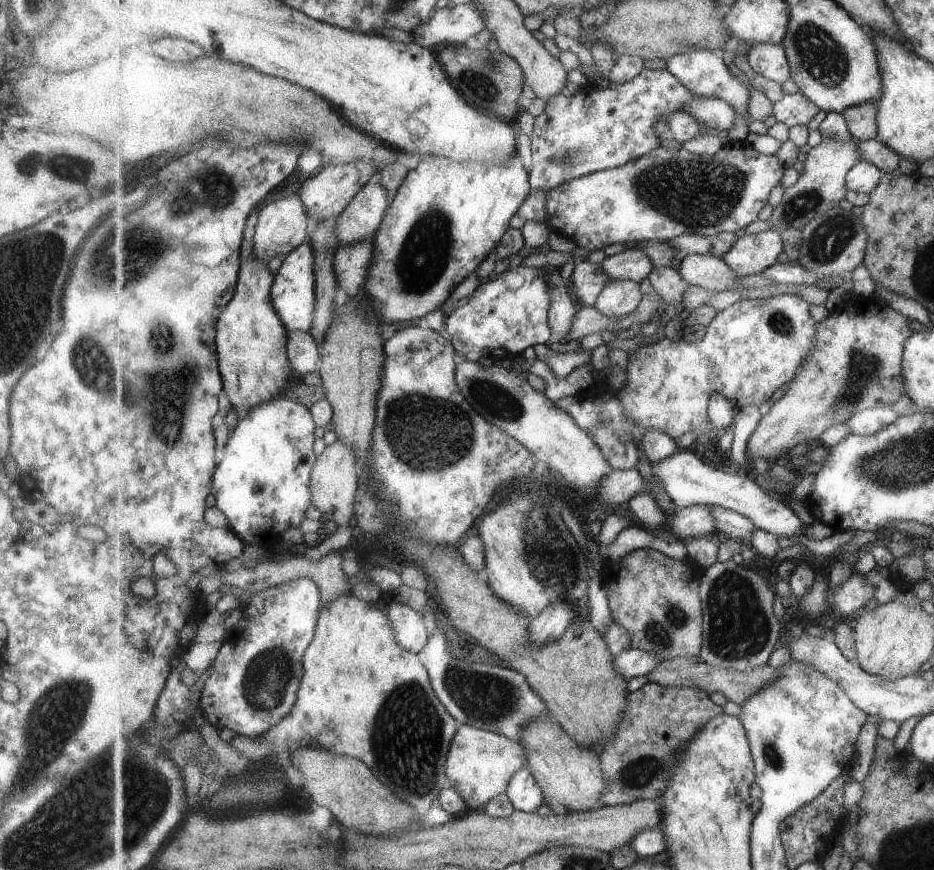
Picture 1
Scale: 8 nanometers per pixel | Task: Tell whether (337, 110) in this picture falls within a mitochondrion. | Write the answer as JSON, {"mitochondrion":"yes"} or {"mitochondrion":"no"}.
{"mitochondrion":"no"}

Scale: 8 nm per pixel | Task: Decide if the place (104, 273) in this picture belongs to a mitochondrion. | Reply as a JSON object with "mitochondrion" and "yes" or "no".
{"mitochondrion":"yes"}

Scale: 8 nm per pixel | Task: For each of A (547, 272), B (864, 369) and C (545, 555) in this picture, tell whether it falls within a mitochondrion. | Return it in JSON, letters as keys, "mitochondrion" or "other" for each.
{"A":"other","B":"mitochondrion","C":"mitochondrion"}

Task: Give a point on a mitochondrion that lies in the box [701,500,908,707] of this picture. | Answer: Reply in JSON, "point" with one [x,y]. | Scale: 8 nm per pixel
{"point":[738,628]}

